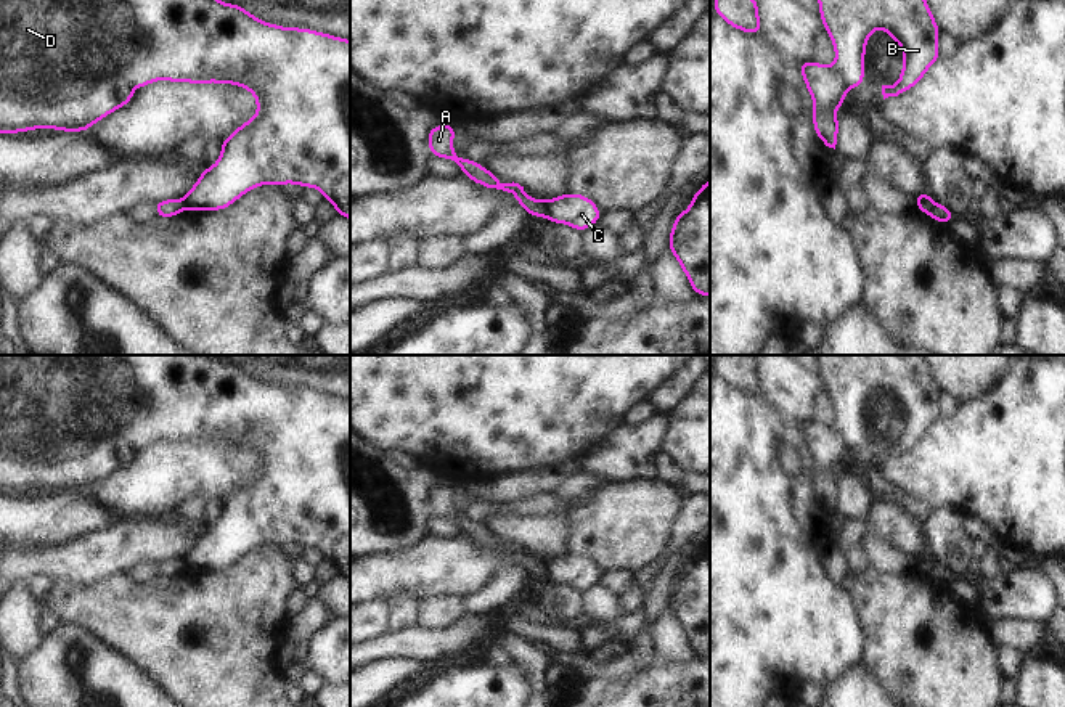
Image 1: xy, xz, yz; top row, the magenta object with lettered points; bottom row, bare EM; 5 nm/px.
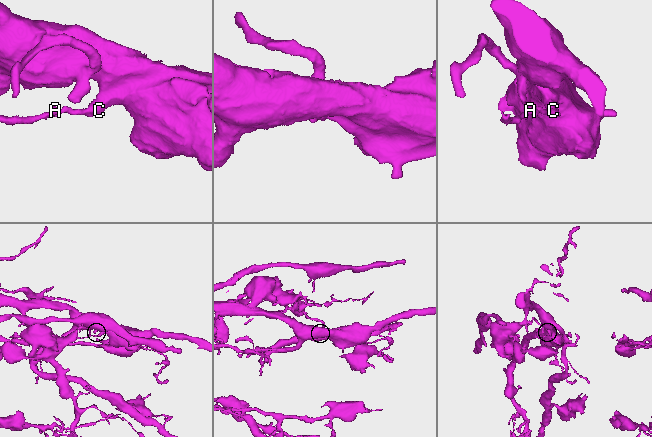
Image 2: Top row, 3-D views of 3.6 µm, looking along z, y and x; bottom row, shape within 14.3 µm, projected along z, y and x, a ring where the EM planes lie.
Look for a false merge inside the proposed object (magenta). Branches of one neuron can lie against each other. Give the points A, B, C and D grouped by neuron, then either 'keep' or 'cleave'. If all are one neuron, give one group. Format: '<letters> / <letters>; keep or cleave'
A / B C D; cleave

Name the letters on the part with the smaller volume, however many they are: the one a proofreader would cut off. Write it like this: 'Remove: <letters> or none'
Remove: A

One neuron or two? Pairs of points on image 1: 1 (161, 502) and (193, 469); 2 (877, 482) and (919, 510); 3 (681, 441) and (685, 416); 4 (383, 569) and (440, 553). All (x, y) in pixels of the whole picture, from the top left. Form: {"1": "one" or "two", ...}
{"1": "one", "2": "one", "3": "one", "4": "one"}

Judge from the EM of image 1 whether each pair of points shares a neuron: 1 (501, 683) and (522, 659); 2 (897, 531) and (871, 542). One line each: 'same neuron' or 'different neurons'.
1: different neurons
2: different neurons

